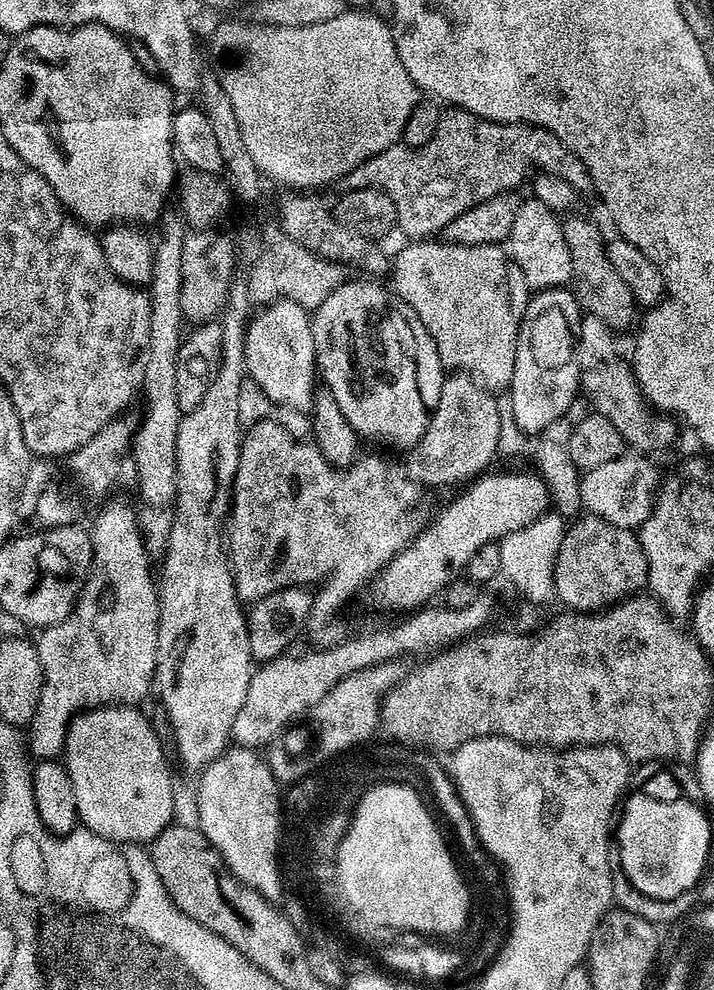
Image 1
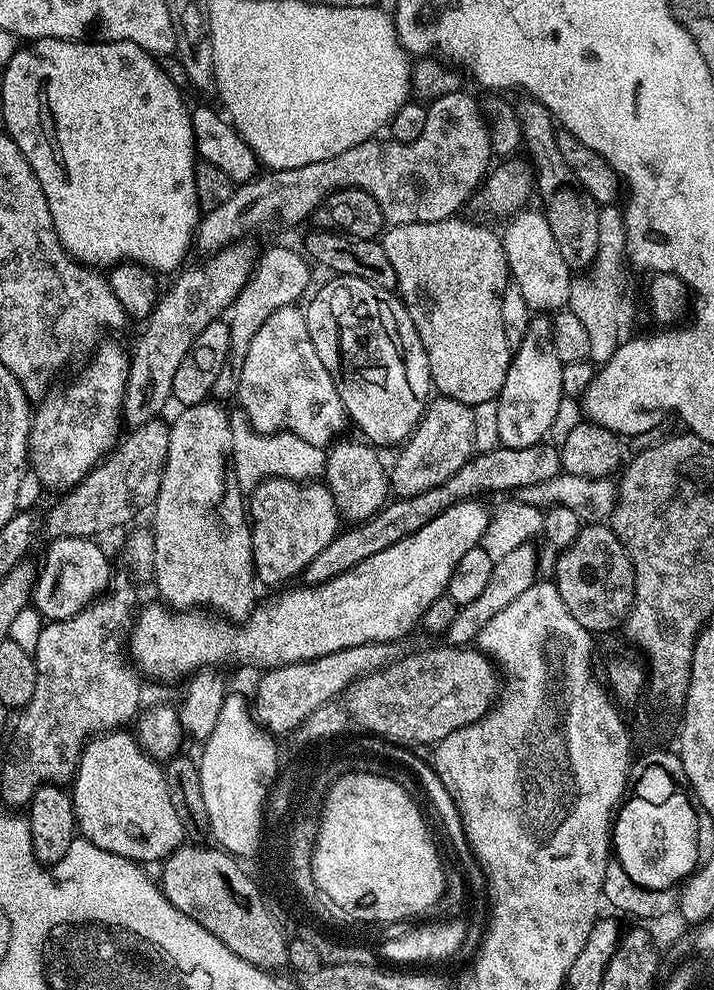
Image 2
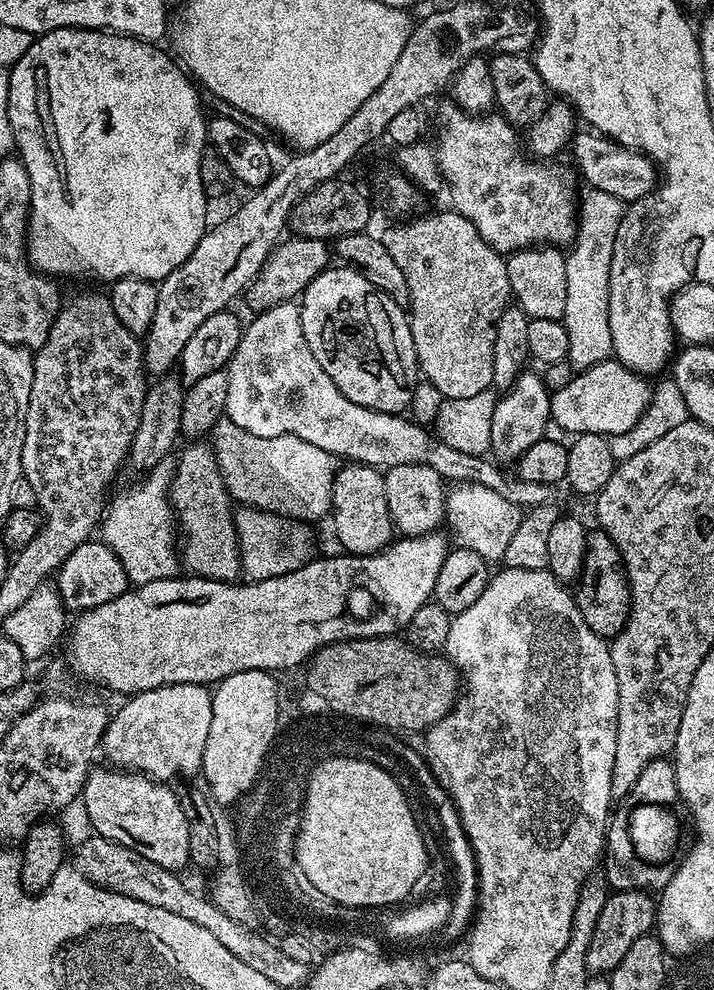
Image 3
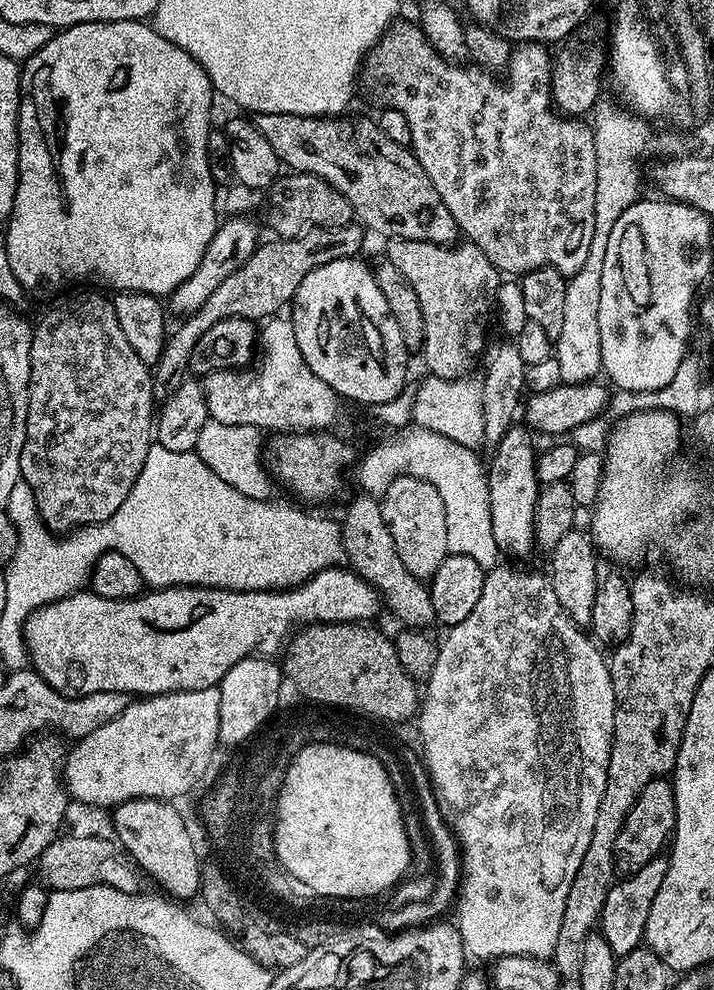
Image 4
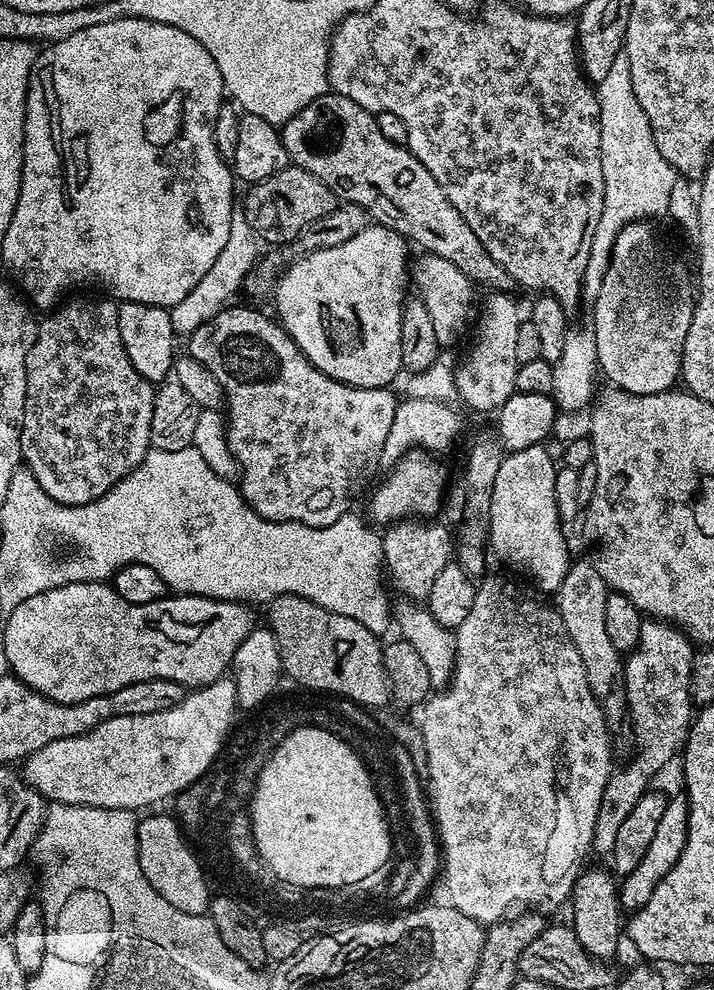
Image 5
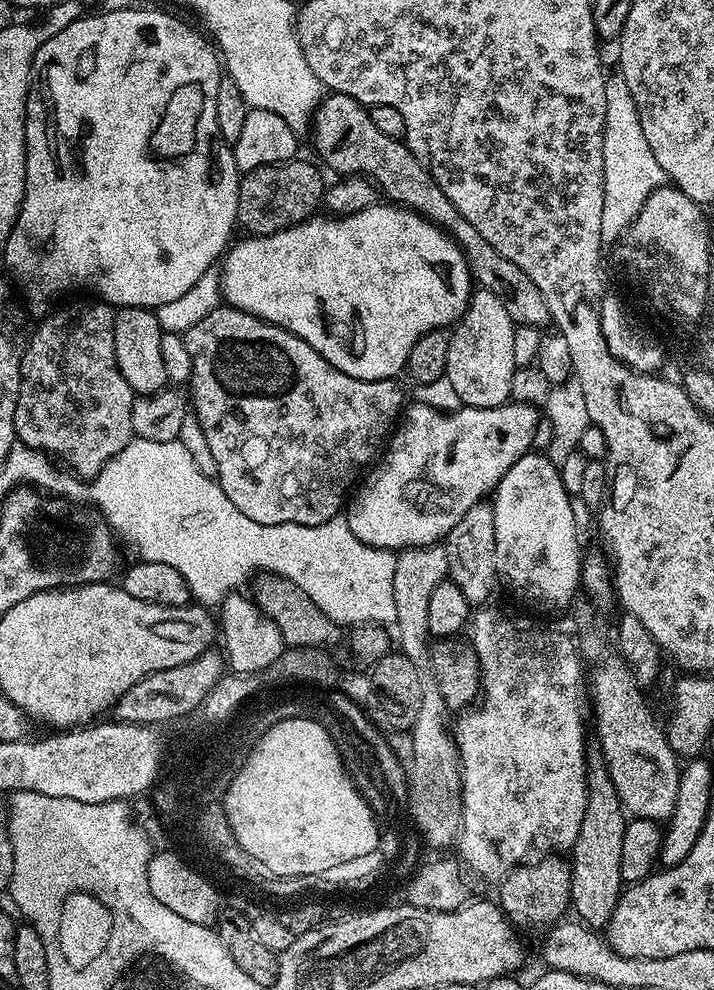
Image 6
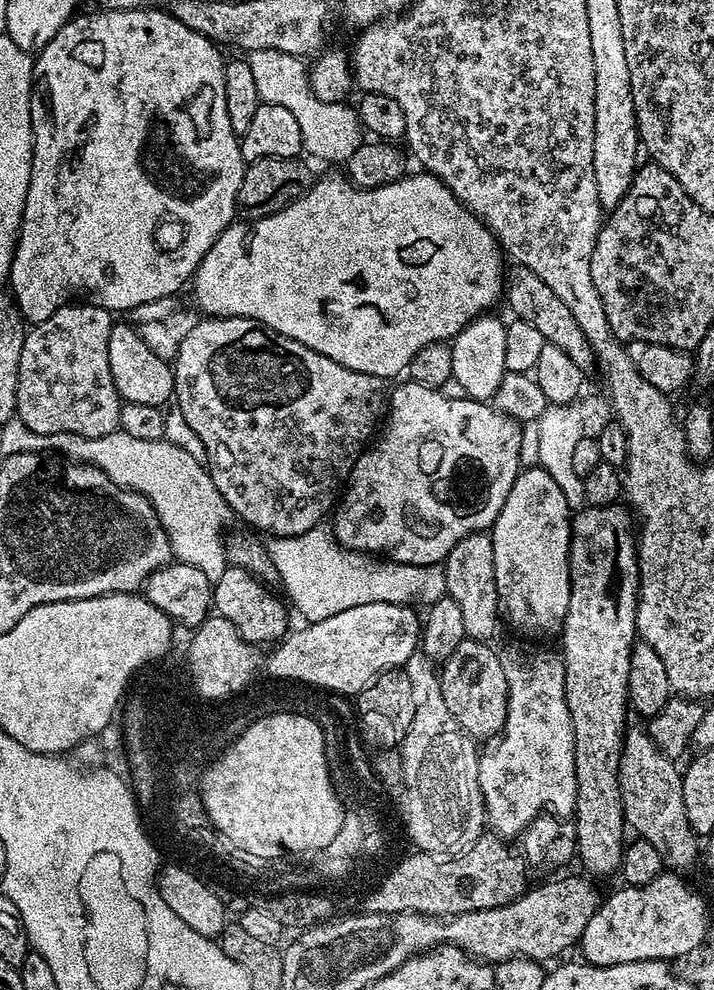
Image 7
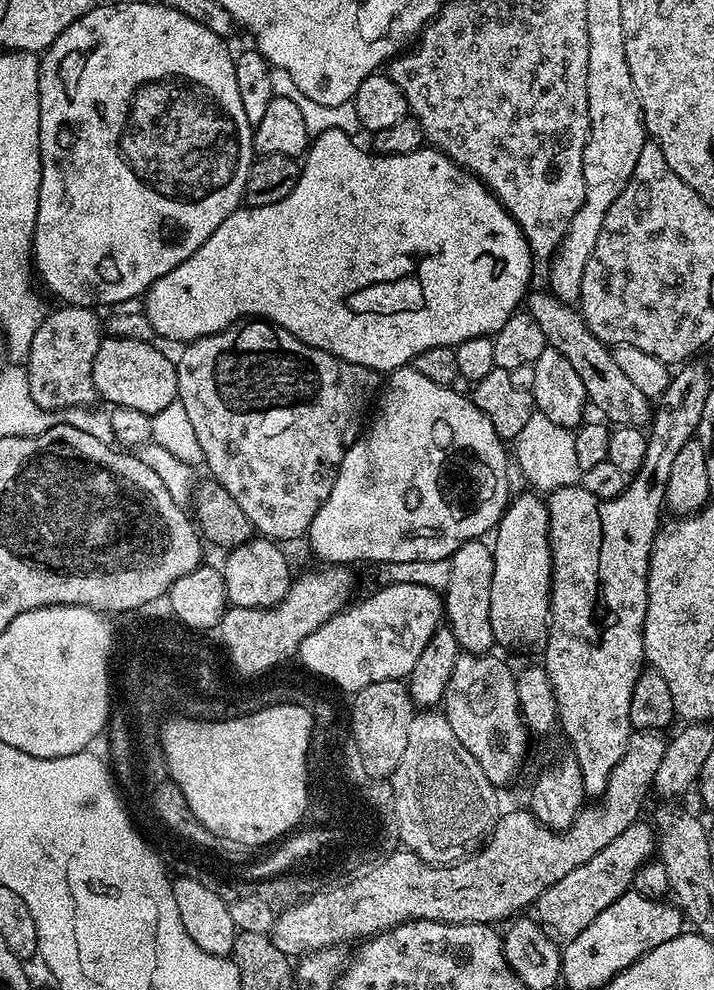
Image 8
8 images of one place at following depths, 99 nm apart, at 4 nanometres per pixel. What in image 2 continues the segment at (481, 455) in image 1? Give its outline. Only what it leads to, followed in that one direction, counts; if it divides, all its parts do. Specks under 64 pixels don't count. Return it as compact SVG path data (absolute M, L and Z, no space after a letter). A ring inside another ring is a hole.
M437 395L429 399L420 423L412 435L404 441L396 461L390 464L390 488L397 497L413 496L430 490L450 474L454 474L474 455L477 438L477 413L469 405L458 402L449 396Z

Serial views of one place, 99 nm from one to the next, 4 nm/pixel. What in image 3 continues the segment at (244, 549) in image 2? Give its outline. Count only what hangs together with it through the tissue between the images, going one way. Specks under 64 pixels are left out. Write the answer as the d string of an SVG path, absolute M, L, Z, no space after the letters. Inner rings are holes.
M192 442L177 459L172 473L170 503L178 525L182 543L178 556L193 576L205 576L207 580L235 581L241 575L240 540L236 537L234 501L229 496L220 467L211 447L204 442Z

